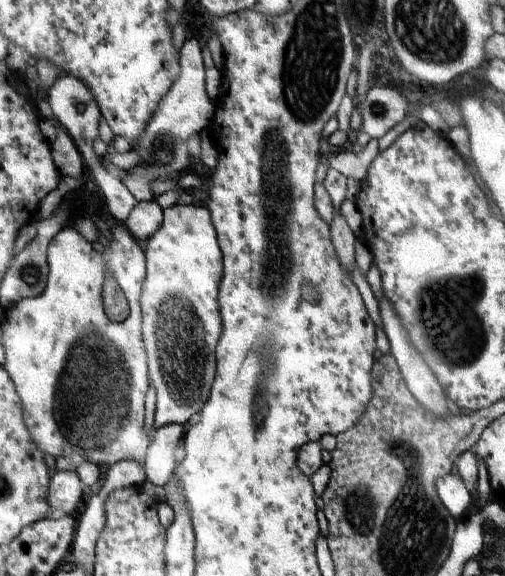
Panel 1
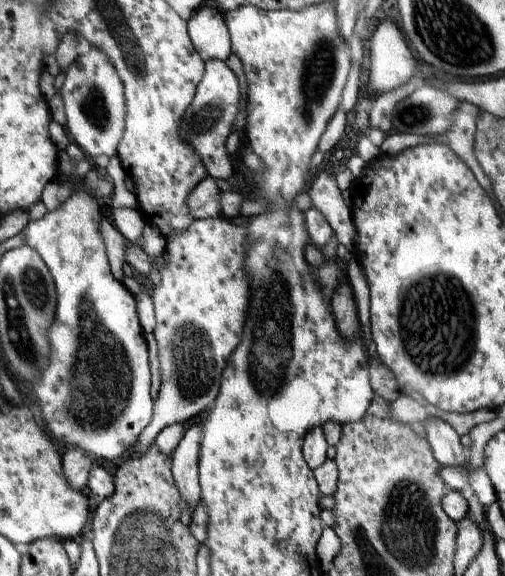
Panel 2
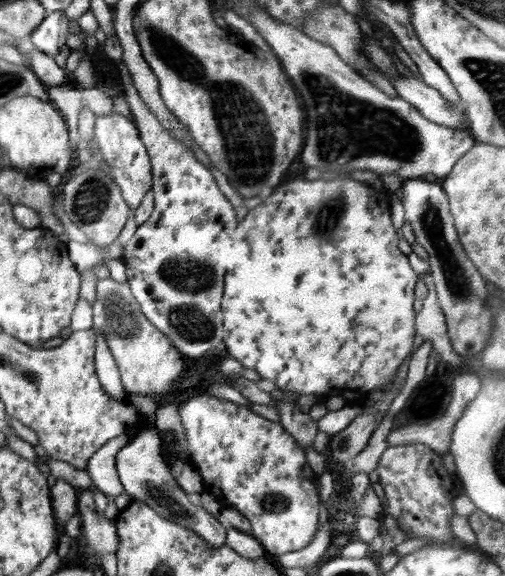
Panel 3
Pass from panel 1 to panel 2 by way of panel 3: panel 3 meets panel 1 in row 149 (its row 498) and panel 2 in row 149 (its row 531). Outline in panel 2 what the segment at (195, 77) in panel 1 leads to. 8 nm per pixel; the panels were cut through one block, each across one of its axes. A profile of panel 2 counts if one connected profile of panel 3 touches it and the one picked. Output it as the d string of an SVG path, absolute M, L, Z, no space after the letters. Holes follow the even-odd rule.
M208 60L205 62L204 76L198 84L192 104L188 105L182 117L182 124L178 126L178 136L186 142L206 166L206 172L214 180L230 180L235 173L230 157L227 153L226 141L230 133L234 132L234 120L239 112L240 82L226 62Z

